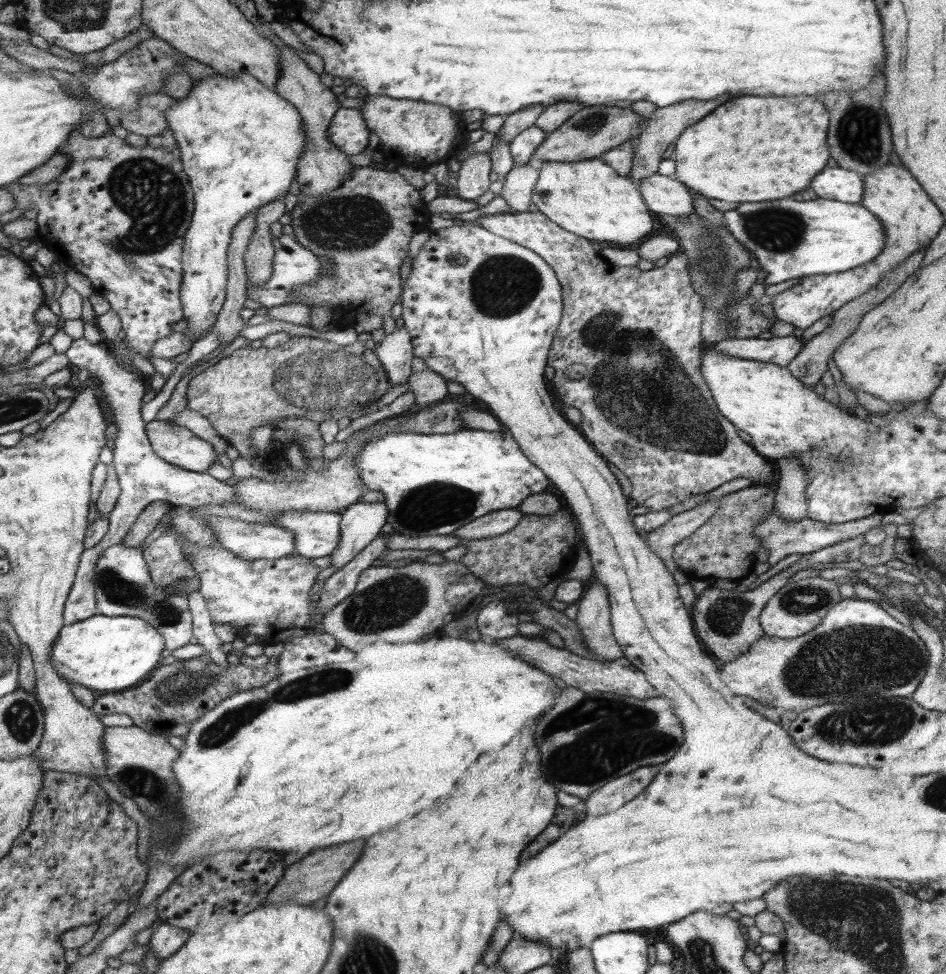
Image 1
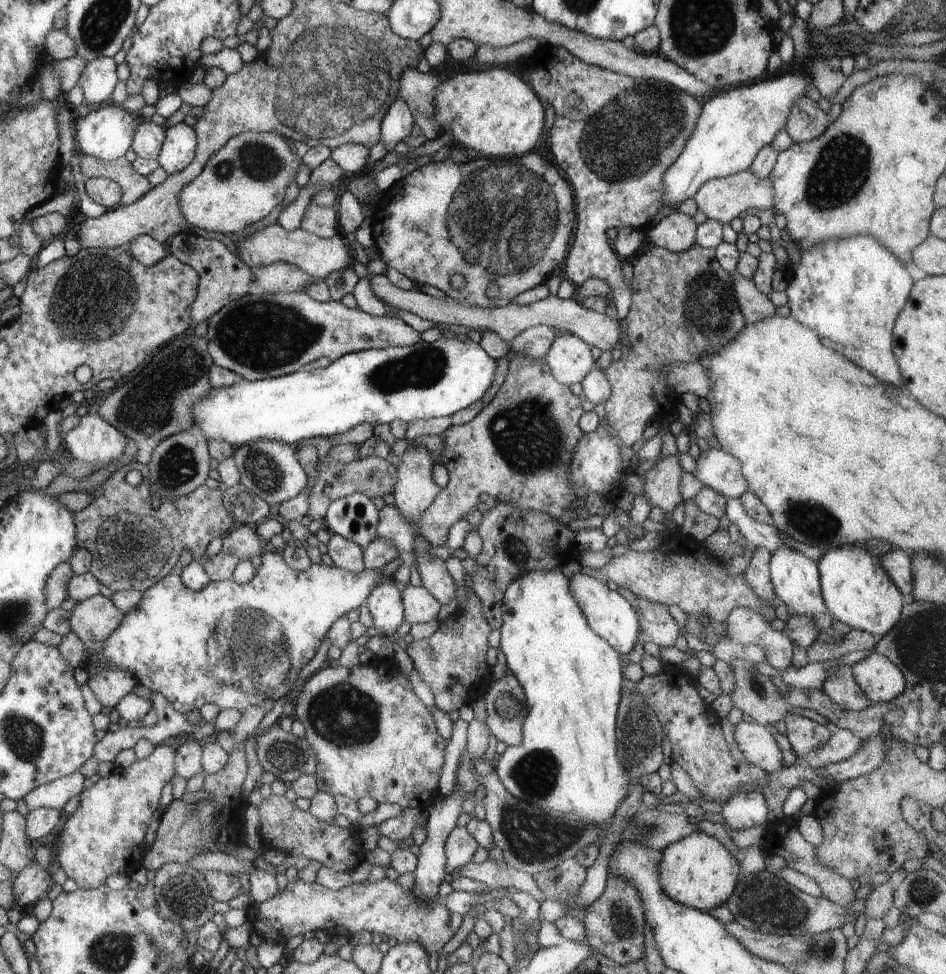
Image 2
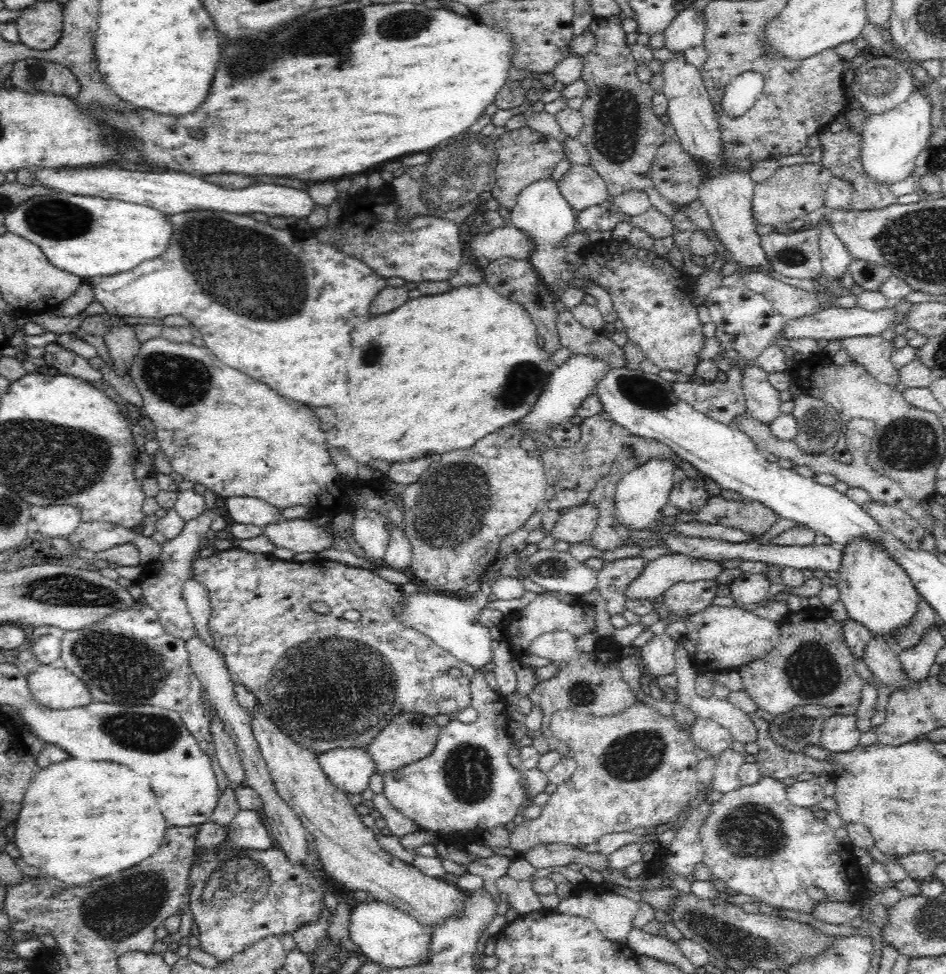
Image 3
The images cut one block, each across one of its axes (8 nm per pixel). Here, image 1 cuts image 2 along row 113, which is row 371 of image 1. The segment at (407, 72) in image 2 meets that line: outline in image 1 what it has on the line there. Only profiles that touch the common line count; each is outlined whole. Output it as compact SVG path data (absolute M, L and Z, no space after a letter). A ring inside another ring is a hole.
M427 368L423 372L411 370L407 384L409 384L409 392L415 398L413 410L425 410L425 408L431 408L433 404L449 398L447 380L443 380L441 376L437 376L435 372L431 372Z

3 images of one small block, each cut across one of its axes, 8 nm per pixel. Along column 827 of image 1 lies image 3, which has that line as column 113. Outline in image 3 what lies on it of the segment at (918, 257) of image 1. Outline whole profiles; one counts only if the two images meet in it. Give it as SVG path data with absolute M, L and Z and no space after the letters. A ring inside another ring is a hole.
M126 322L122 324L116 324L110 328L110 332L104 336L106 338L106 344L110 348L110 354L114 358L114 372L120 374L120 376L126 376L128 372L128 366L132 364L134 356L138 354L142 342L136 338L136 332L134 332L136 326L130 326Z

